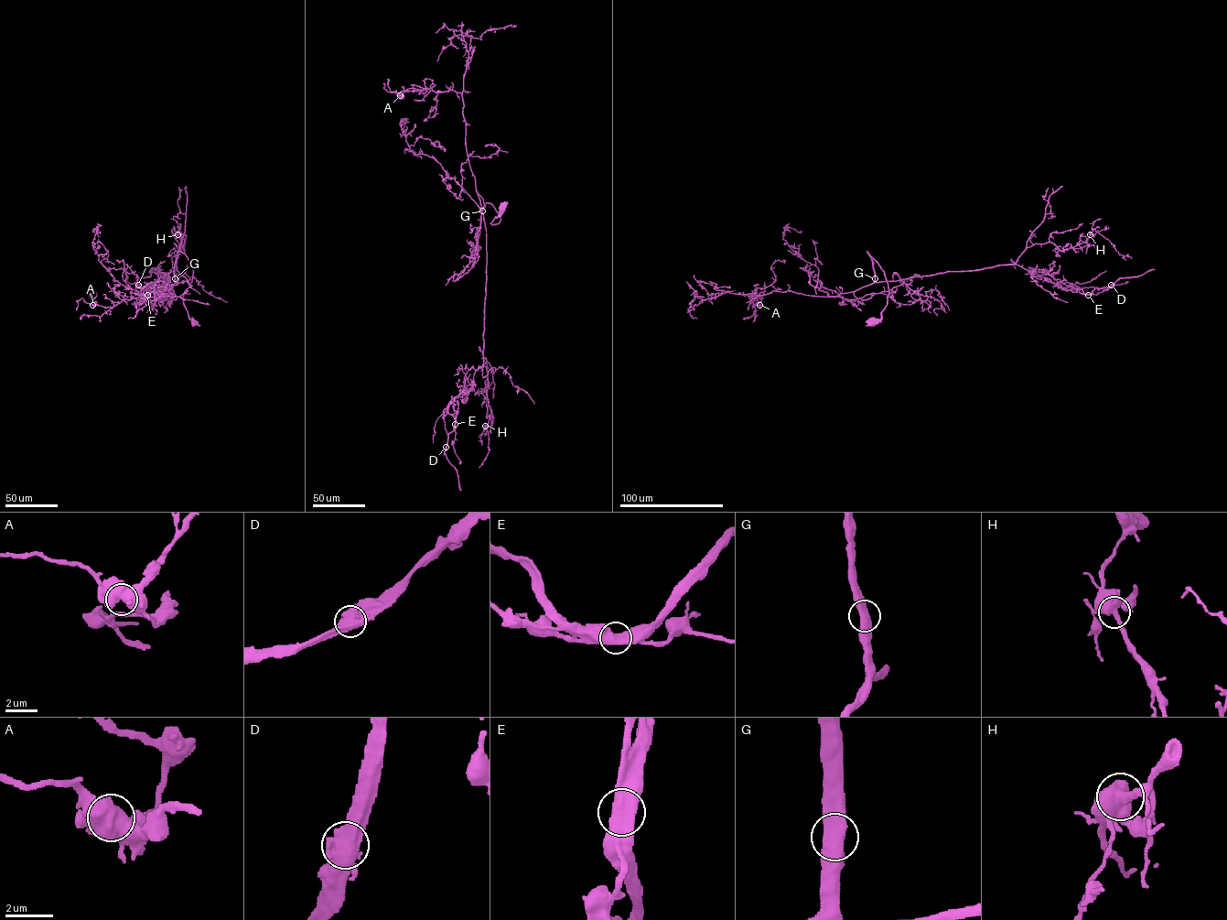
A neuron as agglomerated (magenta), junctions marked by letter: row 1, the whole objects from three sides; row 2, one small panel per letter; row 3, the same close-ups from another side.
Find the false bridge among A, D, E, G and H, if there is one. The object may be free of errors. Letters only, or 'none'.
E

